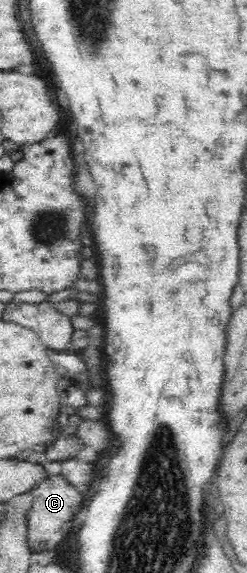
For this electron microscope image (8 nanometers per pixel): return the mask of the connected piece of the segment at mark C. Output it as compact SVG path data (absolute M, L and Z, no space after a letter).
M61 474L47 477L31 493L34 499L28 513L28 547L33 554L51 551L73 530L73 519L82 507L83 494Z

